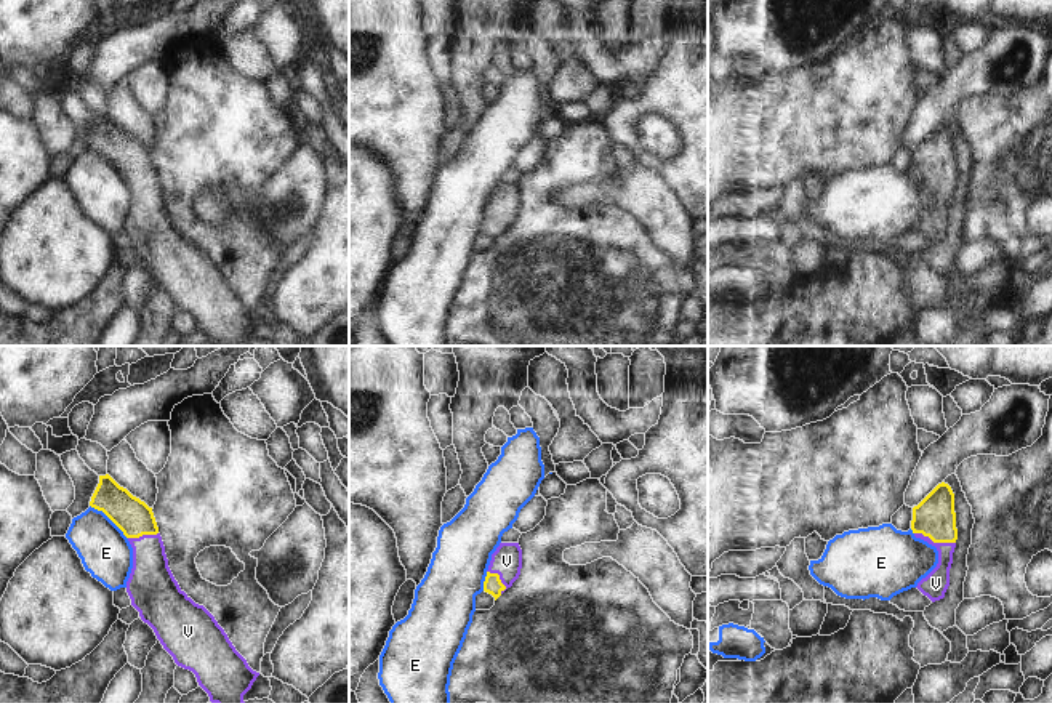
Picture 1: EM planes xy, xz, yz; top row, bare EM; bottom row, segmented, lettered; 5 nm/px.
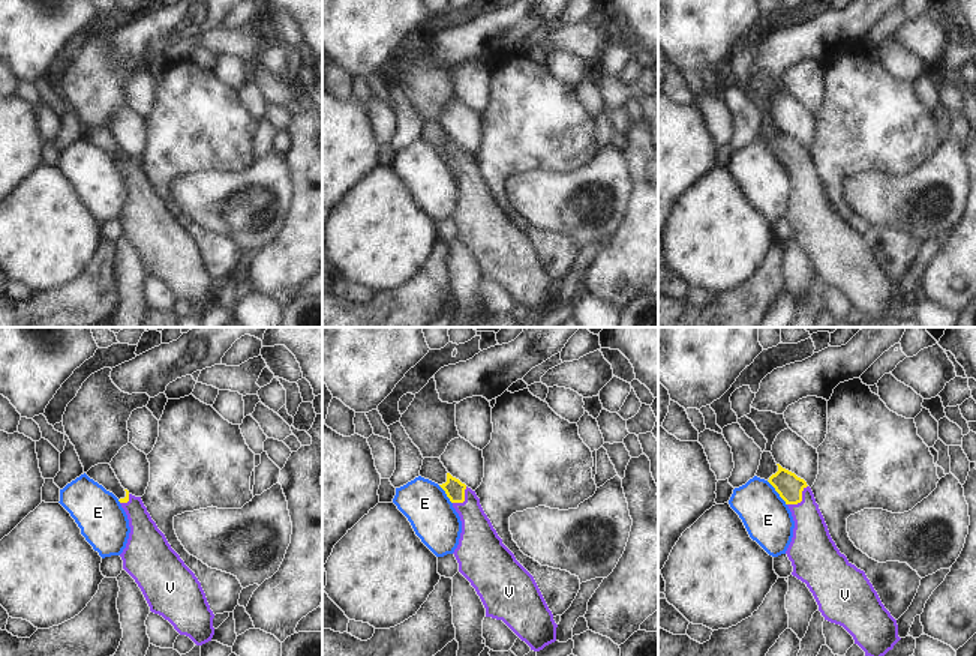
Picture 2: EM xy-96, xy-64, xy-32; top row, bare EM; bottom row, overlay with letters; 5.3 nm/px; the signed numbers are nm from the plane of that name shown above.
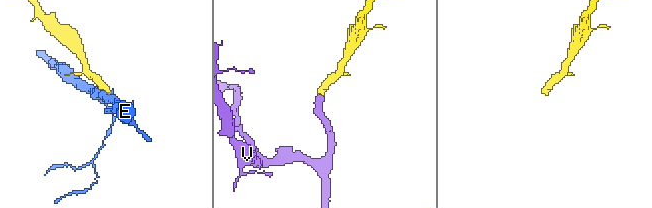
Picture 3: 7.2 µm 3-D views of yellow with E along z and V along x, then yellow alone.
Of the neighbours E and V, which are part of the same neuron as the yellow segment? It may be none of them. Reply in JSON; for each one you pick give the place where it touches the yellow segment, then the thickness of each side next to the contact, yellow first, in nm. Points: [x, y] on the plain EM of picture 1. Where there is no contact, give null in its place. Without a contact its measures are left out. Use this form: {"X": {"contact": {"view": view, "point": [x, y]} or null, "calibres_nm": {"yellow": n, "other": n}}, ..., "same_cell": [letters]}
{"V": {"contact": {"view": "yz", "point": [935, 183]}, "calibres_nm": {"yellow": 200, "other": 120}}, "same_cell": ["V"]}

